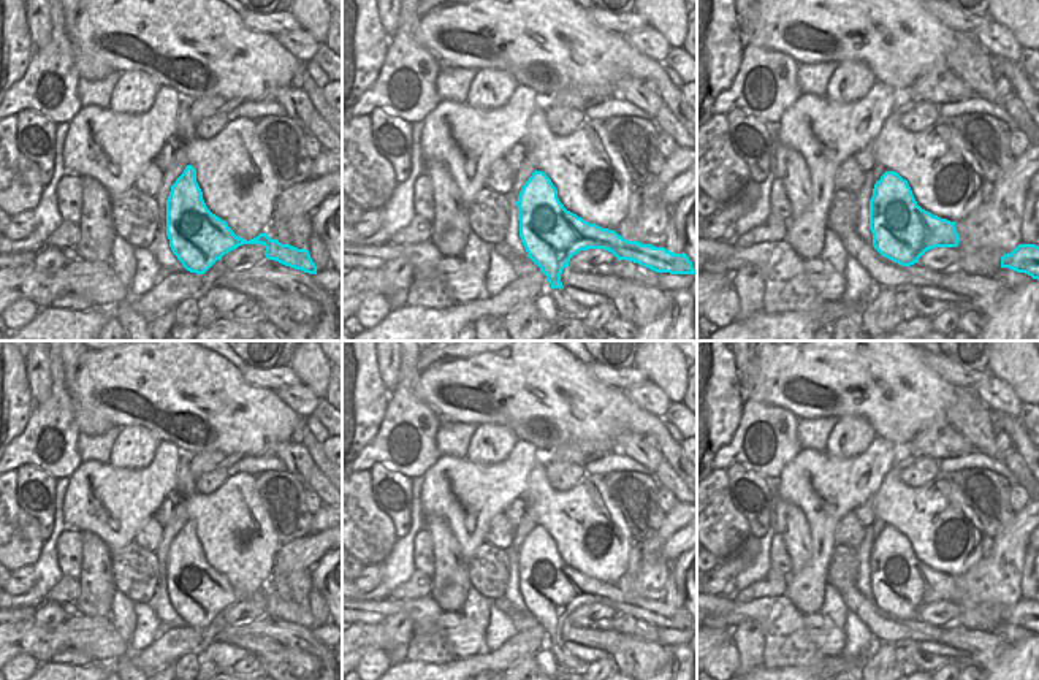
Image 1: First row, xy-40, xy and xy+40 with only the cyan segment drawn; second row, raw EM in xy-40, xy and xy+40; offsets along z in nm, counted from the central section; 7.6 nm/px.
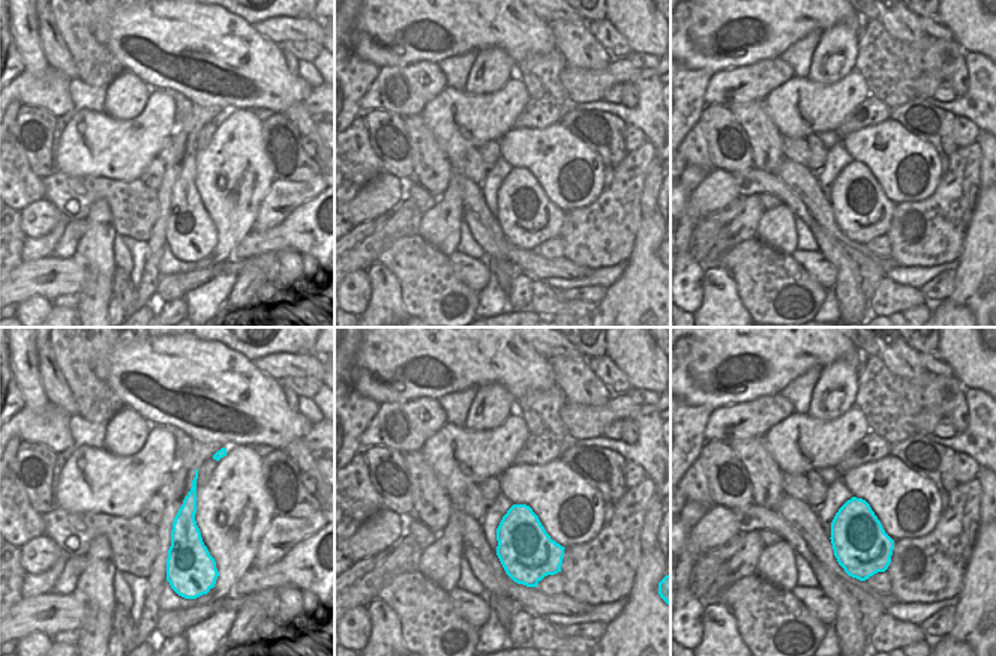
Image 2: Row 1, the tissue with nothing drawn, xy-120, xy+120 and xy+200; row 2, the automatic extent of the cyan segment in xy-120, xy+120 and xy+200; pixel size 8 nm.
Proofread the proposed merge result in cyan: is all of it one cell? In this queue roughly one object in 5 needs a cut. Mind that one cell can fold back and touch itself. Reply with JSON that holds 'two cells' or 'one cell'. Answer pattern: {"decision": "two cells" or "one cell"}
{"decision": "one cell"}

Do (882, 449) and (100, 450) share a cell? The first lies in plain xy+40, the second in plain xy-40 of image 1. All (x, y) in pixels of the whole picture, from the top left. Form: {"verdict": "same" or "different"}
{"verdict": "different"}

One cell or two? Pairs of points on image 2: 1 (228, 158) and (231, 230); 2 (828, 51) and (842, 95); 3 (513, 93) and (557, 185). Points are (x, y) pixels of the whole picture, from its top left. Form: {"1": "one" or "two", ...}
{"1": "one", "2": "two", "3": "two"}

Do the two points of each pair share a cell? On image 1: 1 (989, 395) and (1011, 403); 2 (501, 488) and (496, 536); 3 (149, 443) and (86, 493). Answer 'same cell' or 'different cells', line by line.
1: same cell
2: different cells
3: different cells

